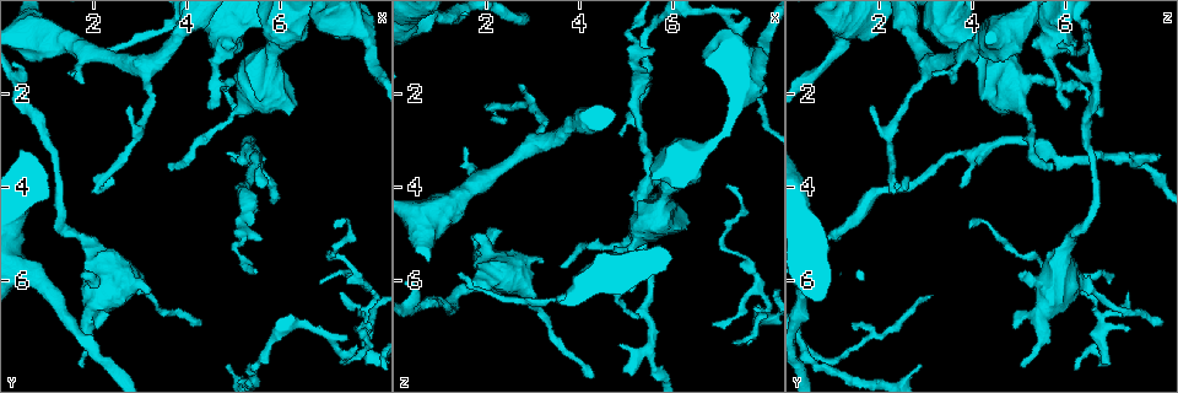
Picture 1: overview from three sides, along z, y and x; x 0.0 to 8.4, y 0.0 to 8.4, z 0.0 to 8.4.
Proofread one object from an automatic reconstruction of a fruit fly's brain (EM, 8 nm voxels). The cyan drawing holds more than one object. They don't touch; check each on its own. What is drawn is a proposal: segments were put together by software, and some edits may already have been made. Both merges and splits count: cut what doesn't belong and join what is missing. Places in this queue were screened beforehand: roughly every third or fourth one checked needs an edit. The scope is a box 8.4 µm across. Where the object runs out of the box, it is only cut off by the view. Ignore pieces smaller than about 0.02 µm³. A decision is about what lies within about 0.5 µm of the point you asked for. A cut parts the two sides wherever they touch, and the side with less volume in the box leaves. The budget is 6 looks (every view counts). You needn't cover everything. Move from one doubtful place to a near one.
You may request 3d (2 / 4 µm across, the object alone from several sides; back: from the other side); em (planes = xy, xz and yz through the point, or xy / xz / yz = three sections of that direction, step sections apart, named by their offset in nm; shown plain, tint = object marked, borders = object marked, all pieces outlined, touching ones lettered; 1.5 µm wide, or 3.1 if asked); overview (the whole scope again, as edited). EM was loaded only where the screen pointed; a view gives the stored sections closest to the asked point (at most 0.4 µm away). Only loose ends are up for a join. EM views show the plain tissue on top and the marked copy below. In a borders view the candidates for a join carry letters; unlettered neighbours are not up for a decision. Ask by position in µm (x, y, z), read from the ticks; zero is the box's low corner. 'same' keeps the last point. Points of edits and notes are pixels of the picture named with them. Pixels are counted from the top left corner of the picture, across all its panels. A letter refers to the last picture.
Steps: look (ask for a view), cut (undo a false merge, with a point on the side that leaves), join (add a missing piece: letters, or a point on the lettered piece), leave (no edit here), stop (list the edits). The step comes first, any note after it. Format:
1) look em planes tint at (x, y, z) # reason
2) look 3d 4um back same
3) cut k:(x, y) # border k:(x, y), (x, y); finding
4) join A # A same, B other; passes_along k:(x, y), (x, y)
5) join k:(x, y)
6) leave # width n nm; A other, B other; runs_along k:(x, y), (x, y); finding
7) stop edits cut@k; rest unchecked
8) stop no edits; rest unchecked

look 3d 4um at (1.55, 1.55, 3.10) # free end

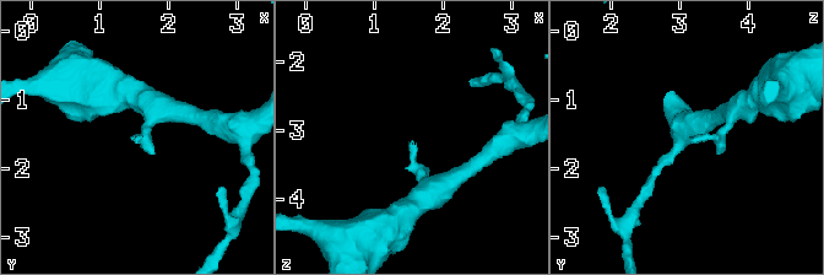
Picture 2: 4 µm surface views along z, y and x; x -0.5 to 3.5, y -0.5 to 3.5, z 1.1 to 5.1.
look em planes borders at (1.55, 1.55, 3.15) # shape alone is not enough

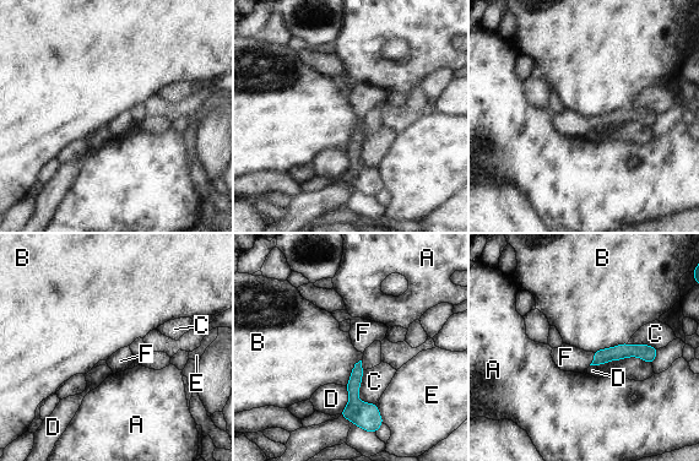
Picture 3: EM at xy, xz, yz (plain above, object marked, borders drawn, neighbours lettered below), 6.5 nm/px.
join F # longest_contact C 240 nm; A other, B other, C other, D other, E other, F same; passes_along 3:(622, 351), (594, 358), (568, 358); the neuron continues

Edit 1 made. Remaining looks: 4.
look overview

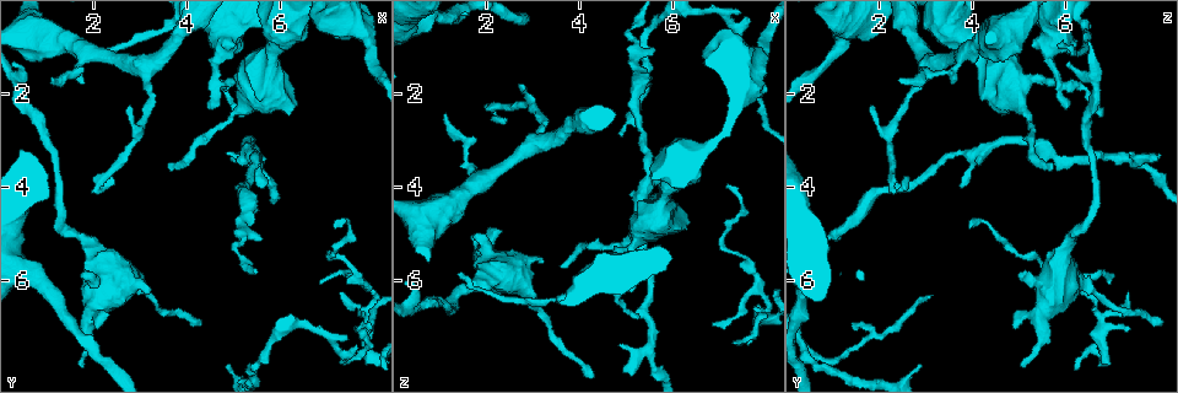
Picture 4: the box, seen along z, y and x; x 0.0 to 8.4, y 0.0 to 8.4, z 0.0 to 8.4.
look em xz step 4 borders at (2.10, 7.00, 4.95) # an open end

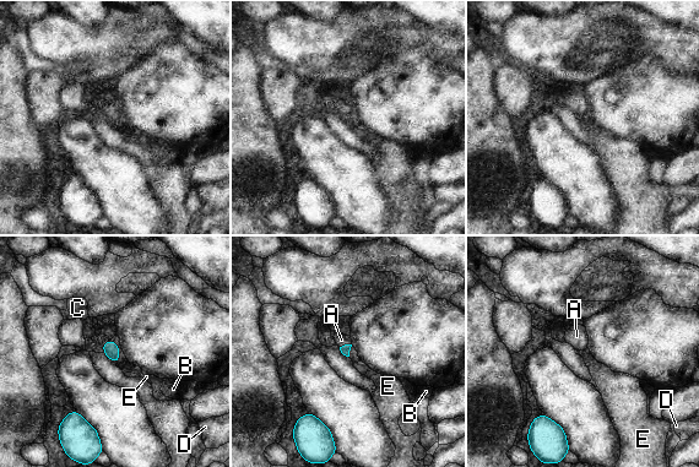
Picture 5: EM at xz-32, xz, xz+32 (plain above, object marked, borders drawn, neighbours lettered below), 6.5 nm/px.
look em planes borders same

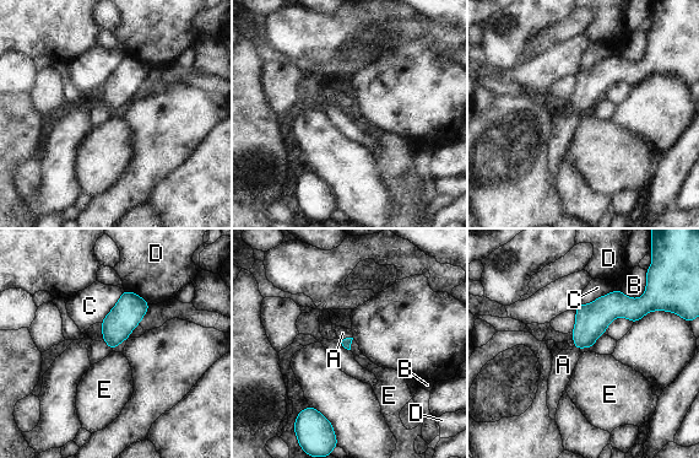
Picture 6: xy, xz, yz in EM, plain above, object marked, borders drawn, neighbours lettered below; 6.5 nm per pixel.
join A # A same, B other, C other, D other, E other; passes_along 6:(346, 343), (346, 338), (342, 333); it goes on there

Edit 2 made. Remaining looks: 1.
stop edits join@3, join@6; rest unchecked

